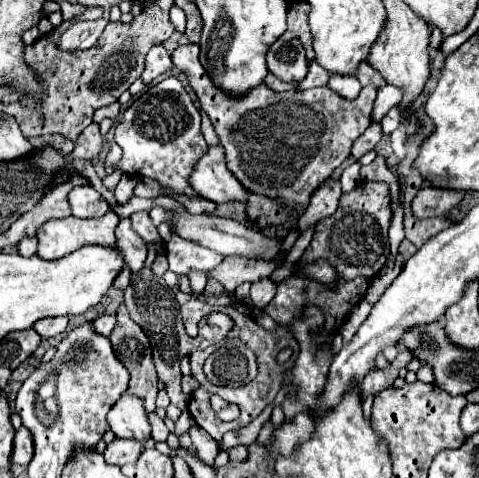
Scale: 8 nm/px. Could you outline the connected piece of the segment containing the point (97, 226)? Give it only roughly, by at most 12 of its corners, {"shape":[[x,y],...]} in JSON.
{"shape":[[118,216],[48,220],[38,228],[42,260],[82,244],[116,244]]}

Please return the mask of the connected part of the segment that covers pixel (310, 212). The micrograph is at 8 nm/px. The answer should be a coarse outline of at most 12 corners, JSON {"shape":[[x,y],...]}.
{"shape":[[326,178],[314,192],[298,228],[334,214],[340,182]]}

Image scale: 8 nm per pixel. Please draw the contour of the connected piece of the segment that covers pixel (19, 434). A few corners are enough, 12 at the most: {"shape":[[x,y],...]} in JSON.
{"shape":[[26,426],[16,430],[12,462],[30,462],[32,434]]}

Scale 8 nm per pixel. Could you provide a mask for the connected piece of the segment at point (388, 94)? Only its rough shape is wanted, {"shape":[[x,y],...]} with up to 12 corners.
{"shape":[[380,86],[372,120],[380,122],[402,100],[396,86]]}

